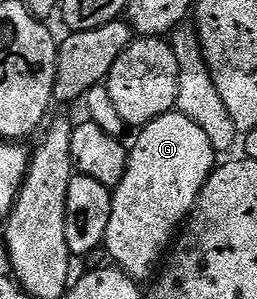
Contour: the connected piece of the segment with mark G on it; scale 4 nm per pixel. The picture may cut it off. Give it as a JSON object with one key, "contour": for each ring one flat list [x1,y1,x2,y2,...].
{"contour":[[177,110,150,121,137,135,136,144,131,144,128,152,126,173,112,191,110,225,106,225,102,247,121,271,144,281,157,270,174,236,192,214,200,190,217,166,218,152,210,145,210,137]]}

